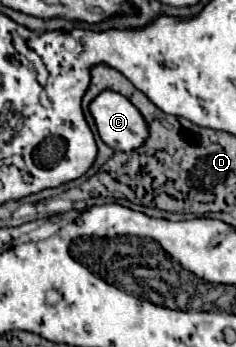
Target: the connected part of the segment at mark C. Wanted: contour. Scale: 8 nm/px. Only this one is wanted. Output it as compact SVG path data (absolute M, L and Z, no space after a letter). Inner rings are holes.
M114 90L100 92L90 102L90 114L100 138L114 150L130 152L144 144L148 132L138 108Z

